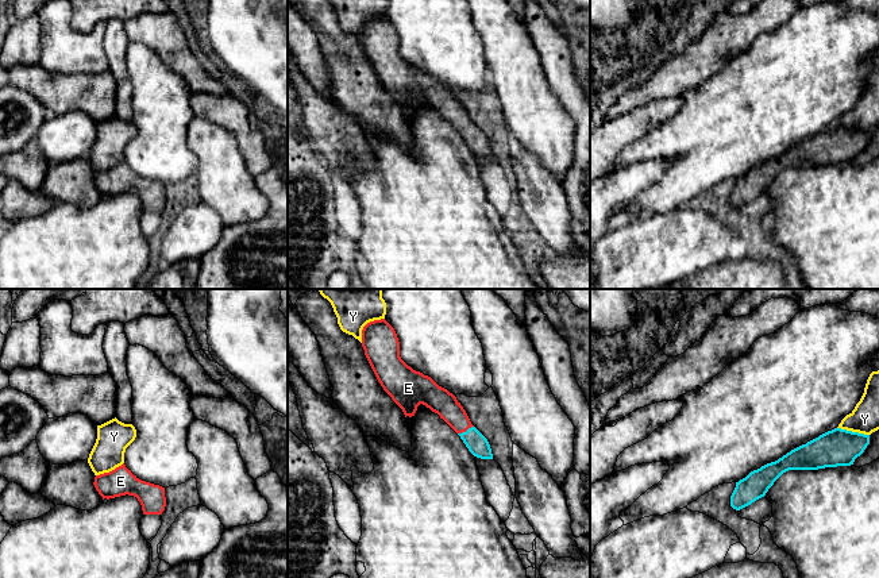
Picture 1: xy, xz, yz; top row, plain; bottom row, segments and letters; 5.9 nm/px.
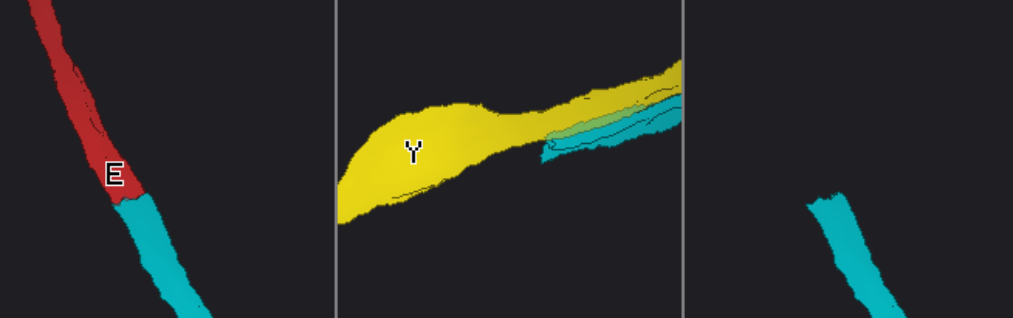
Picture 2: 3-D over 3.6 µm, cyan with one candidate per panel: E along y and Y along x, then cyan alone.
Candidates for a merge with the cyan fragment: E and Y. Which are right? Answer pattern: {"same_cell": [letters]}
{"same_cell": ["E"]}

